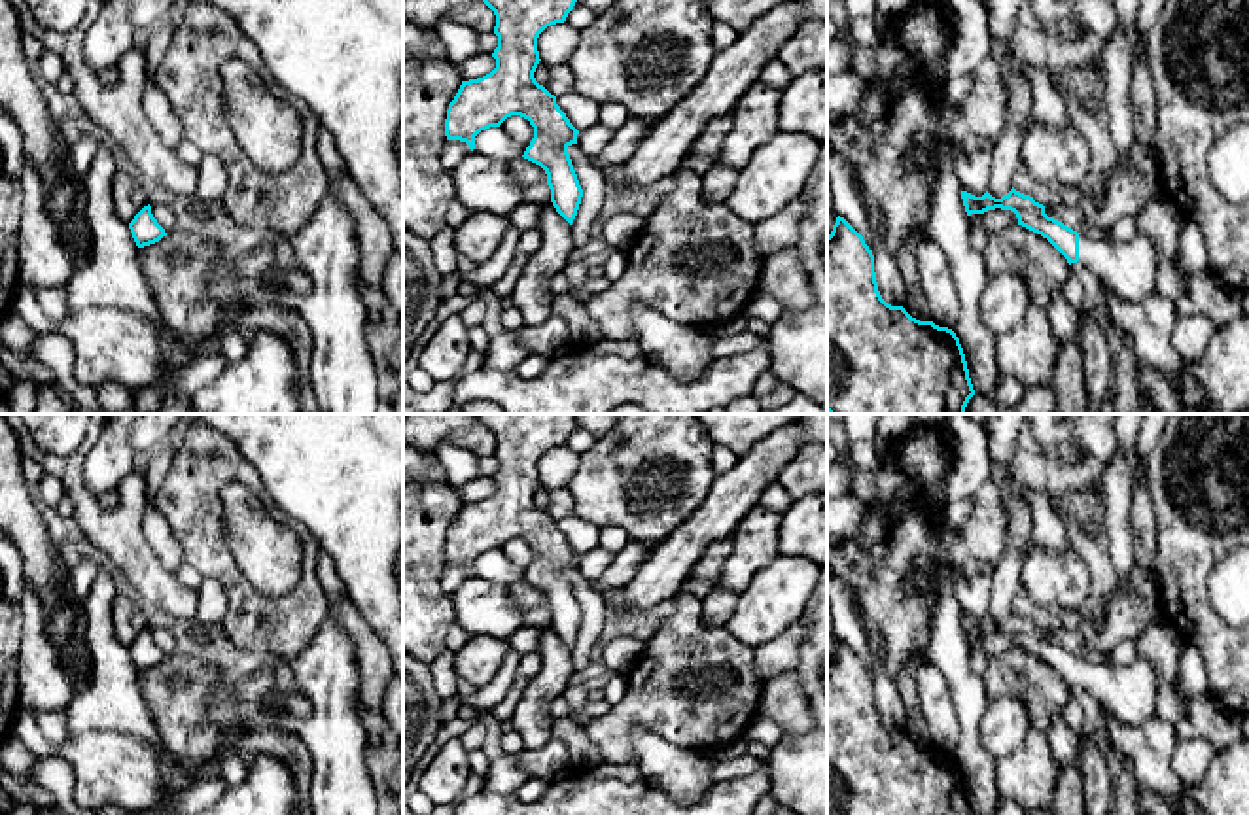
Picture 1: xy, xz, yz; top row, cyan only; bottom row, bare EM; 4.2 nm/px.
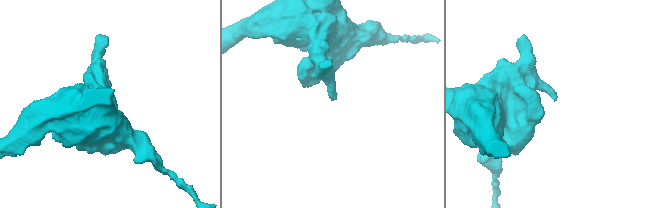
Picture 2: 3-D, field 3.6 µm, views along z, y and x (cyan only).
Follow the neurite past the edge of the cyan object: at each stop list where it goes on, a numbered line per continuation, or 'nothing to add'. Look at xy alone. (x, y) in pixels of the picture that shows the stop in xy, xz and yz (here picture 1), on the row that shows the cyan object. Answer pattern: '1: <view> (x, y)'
nothing to add

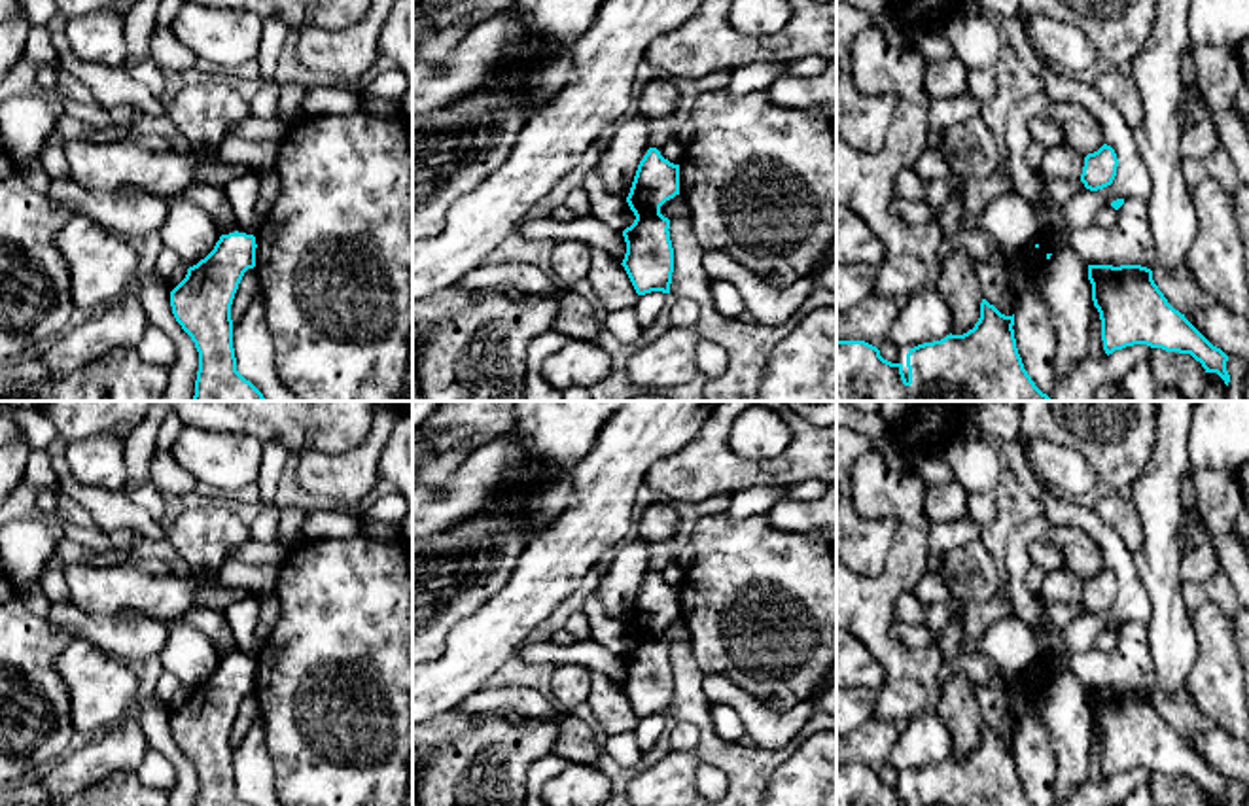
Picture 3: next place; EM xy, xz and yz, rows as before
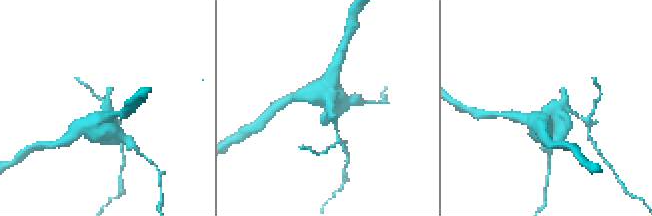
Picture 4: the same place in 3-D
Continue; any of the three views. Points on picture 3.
nothing to add

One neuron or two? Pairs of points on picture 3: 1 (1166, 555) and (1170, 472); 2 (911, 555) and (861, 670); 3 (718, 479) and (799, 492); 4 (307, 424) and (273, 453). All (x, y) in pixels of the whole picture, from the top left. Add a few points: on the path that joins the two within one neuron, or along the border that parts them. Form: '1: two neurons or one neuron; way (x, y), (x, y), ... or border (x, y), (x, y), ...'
1: one neuron; way (1162, 534), (1162, 492)
2: two neurons; border (856, 636), (882, 670), (882, 683), (877, 689)
3: two neurons; border (816, 477), (788, 489)
4: two neurons; border (263, 441), (279, 441), (288, 453)

